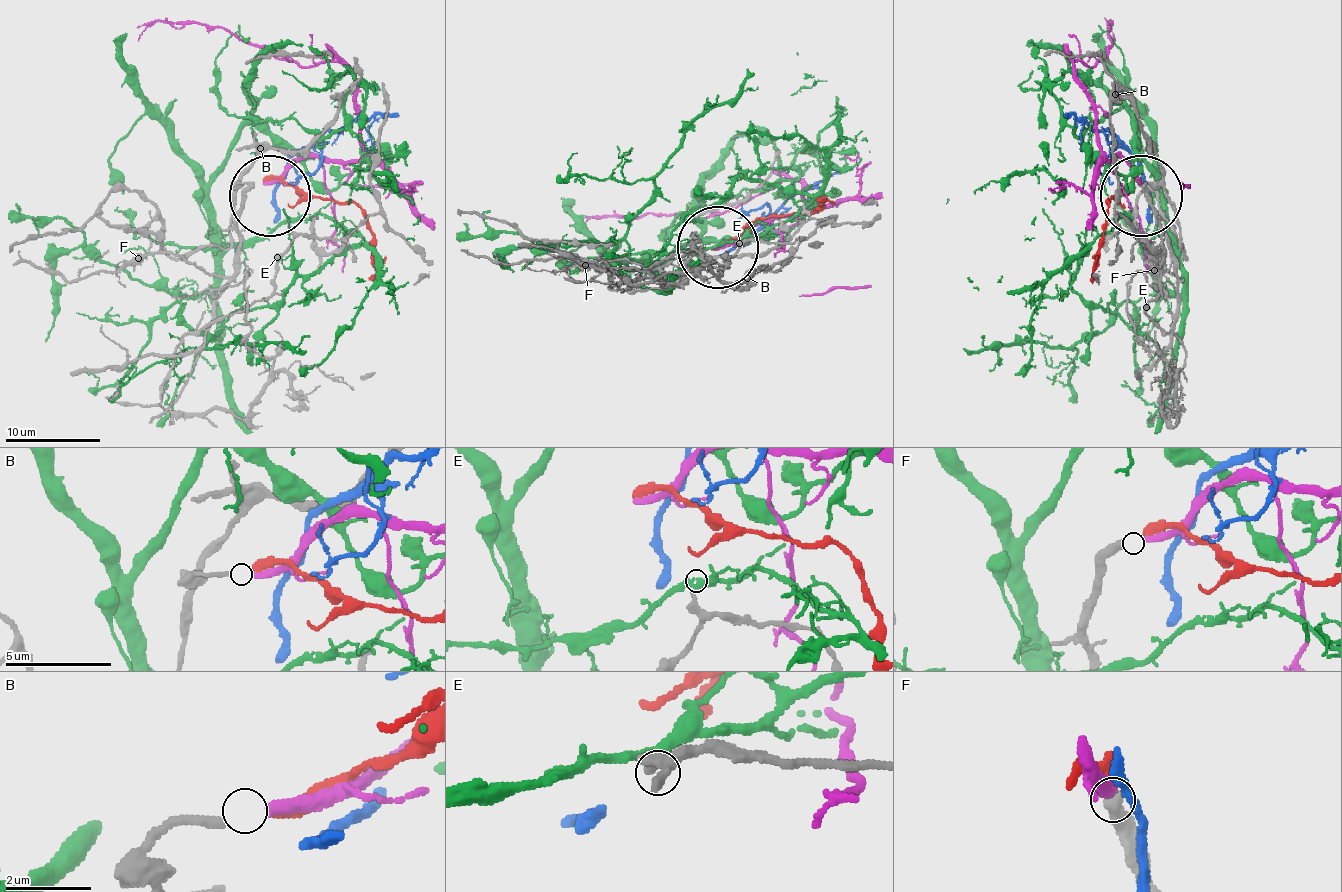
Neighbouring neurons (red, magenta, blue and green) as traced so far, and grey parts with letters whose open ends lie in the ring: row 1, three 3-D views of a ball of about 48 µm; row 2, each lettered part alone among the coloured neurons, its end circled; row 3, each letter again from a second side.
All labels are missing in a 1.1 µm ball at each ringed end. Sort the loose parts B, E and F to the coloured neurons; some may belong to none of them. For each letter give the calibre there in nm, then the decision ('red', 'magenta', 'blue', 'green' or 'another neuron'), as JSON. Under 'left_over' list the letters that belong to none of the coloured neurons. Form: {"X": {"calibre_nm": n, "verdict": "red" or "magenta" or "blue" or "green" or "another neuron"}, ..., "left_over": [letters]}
{"B": {"calibre_nm": 200, "verdict": "red"}, "E": {"calibre_nm": 200, "verdict": "another neuron"}, "F": {"calibre_nm": 380, "verdict": "magenta"}, "left_over": ["E"]}

